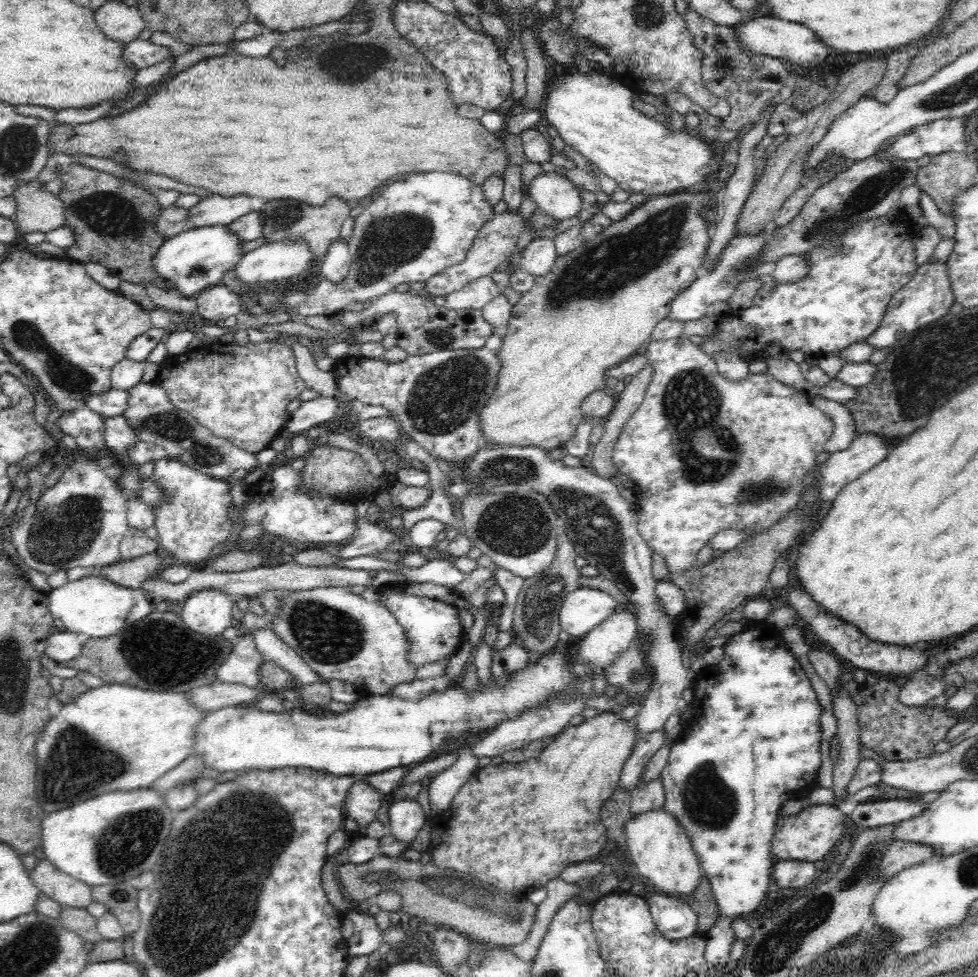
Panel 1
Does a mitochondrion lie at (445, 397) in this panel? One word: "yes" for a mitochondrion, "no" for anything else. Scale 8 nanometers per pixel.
yes

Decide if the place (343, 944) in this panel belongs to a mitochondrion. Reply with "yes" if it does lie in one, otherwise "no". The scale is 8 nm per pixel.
no

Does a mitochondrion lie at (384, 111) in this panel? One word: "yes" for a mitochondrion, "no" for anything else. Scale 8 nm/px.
no

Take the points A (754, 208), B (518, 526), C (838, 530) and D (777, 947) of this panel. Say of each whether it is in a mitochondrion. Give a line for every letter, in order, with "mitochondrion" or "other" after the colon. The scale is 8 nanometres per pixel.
A: other
B: mitochondrion
C: other
D: mitochondrion

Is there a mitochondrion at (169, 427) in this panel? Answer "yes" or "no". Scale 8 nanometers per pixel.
yes

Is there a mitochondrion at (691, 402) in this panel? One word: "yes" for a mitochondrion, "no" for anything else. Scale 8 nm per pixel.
yes

